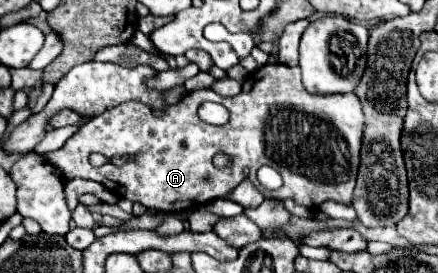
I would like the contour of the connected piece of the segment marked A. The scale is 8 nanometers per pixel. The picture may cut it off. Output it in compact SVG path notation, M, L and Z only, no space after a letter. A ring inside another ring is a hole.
M282 63L264 65L248 73L242 85L242 93L238 93L236 97L220 97L212 89L198 89L186 93L176 105L166 107L160 113L162 115L156 115L156 111L144 103L126 101L90 119L86 125L80 127L78 133L74 133L66 141L62 149L46 153L44 157L50 163L54 163L64 173L66 179L82 177L82 179L98 181L114 195L126 197L134 203L142 203L146 209L162 211L162 213L184 213L188 211L190 205L206 205L214 199L226 199L246 179L244 169L250 169L248 179L256 189L260 189L260 193L266 199L280 199L280 201L292 199L308 209L316 209L320 203L328 199L344 205L352 203L352 191L356 183L358 155L362 143L362 107L354 93L338 93L338 95L308 93L300 81L300 67L288 67ZM204 101L214 101L224 105L230 113L230 121L220 127L204 123L196 113L200 103ZM92 153L102 153L108 161L102 167L94 167L88 161ZM216 153L226 153L232 159L232 163L226 169L218 169L212 163ZM112 157L130 157L130 161L118 167L112 163ZM262 165L270 165L282 175L284 185L280 189L270 191L260 185L260 181L256 179L256 171Z

